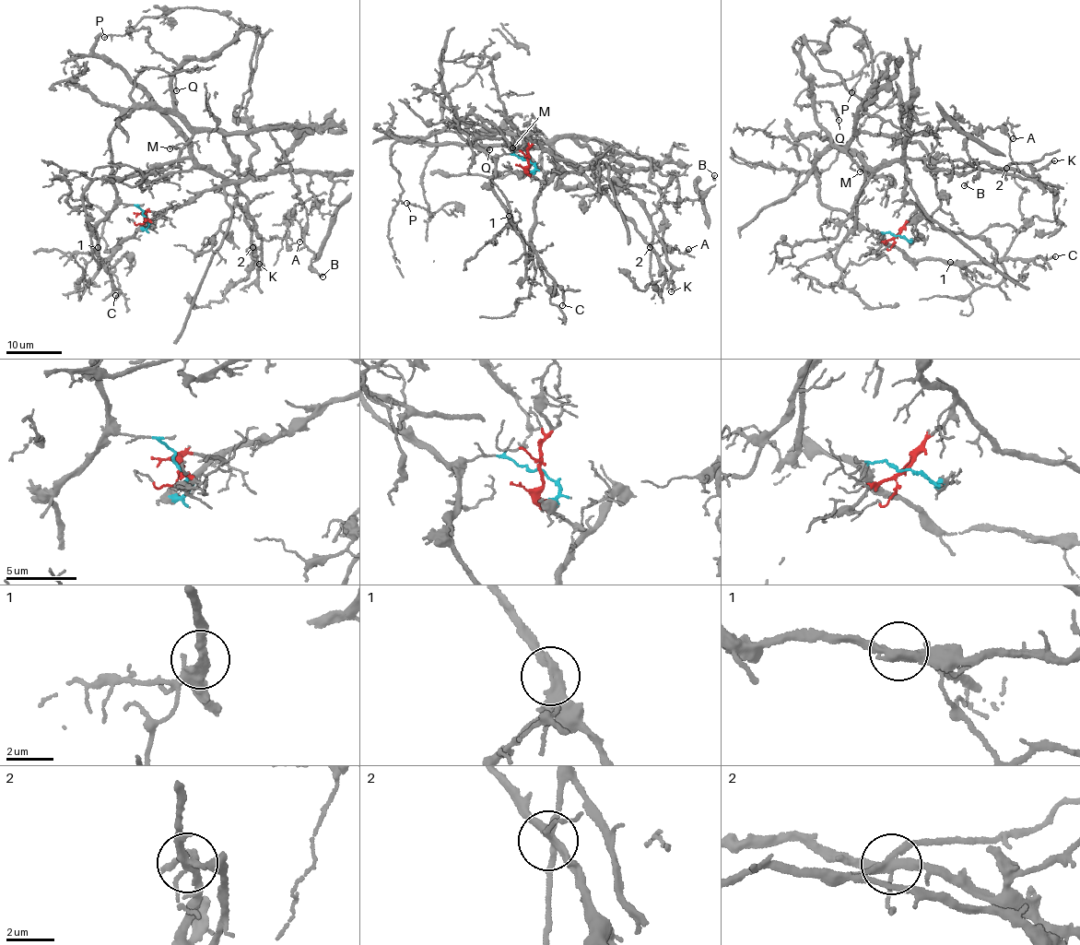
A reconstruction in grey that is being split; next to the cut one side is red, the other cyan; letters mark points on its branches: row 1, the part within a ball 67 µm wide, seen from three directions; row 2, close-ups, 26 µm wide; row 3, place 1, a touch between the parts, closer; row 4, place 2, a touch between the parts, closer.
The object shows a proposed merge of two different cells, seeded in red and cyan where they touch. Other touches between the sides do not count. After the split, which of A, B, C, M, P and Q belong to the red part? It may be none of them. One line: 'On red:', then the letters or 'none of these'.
On red: none of these

